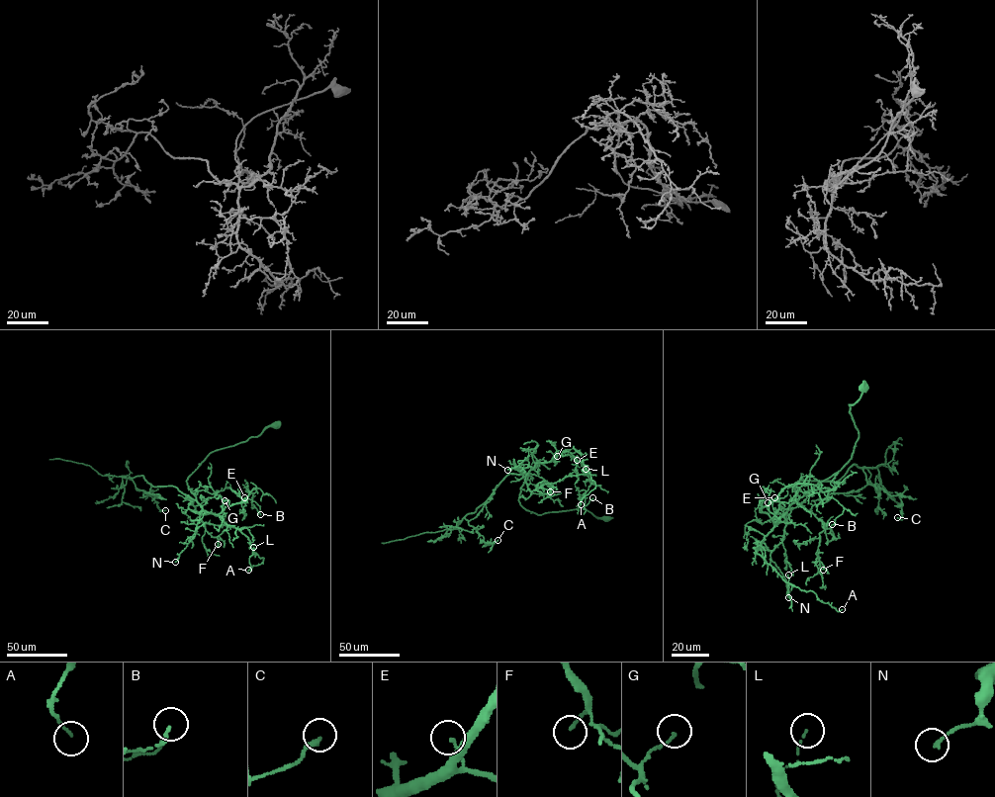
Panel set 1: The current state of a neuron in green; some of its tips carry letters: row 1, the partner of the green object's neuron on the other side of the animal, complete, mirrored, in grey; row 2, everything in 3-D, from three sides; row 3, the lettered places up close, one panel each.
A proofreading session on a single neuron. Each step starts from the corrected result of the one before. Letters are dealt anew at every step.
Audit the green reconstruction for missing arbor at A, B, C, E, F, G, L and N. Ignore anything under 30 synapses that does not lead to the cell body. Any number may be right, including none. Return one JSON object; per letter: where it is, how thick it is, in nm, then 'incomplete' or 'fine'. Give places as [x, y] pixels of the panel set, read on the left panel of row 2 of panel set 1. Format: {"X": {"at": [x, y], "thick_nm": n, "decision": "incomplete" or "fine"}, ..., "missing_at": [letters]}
{"A": {"at": [248, 570], "thick_nm": 90, "decision": "fine"}, "B": {"at": [260, 514], "thick_nm": 120, "decision": "fine"}, "C": {"at": [165, 510], "thick_nm": 220, "decision": "fine"}, "E": {"at": [244, 497], "thick_nm": 110, "decision": "fine"}, "F": {"at": [218, 544], "thick_nm": 160, "decision": "fine"}, "G": {"at": [225, 500], "thick_nm": 100, "decision": "fine"}, "L": {"at": [253, 547], "thick_nm": 70, "decision": "fine"}, "N": {"at": [175, 562], "thick_nm": 150, "decision": "fine"}, "missing_at": []}

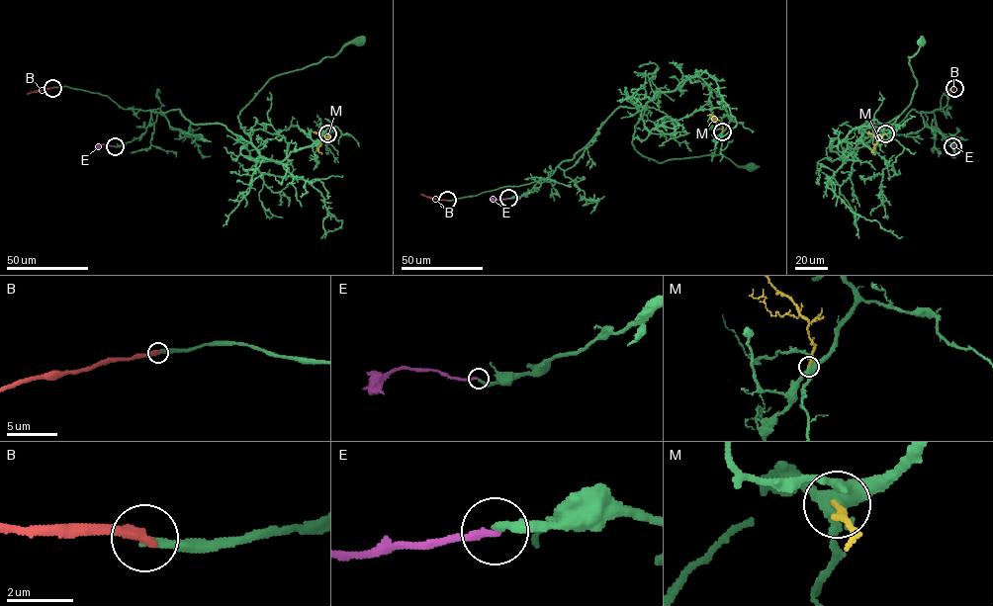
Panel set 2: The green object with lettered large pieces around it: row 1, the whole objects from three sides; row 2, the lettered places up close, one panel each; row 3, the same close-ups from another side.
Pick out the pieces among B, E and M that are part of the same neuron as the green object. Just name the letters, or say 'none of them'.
E

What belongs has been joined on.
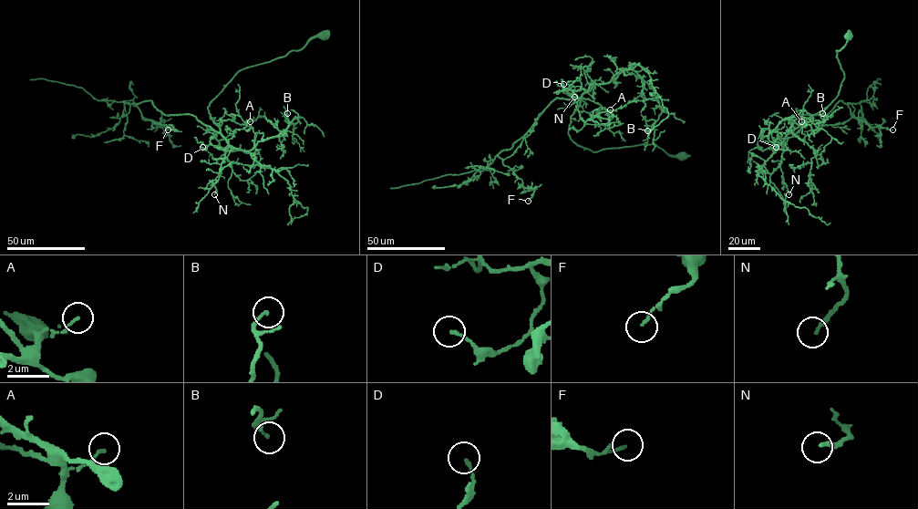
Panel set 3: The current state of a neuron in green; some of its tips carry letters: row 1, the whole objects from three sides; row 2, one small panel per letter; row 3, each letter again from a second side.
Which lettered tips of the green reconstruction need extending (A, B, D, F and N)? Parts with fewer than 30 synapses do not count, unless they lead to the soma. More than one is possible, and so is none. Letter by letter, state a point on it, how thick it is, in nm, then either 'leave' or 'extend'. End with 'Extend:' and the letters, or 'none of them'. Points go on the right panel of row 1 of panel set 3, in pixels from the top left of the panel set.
A: (801, 121) | 110 nm | leave
B: (822, 113) | 140 nm | leave
D: (776, 147) | 140 nm | leave
F: (892, 129) | 120 nm | leave
N: (789, 194) | 200 nm | leave
Extend: none of them

